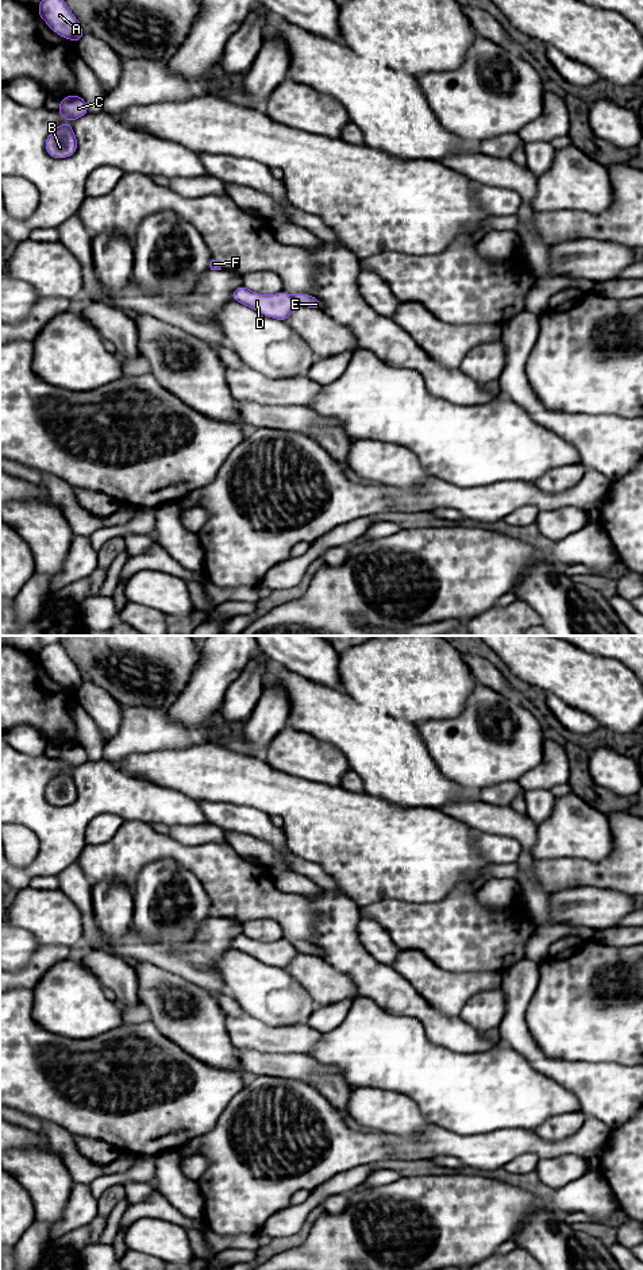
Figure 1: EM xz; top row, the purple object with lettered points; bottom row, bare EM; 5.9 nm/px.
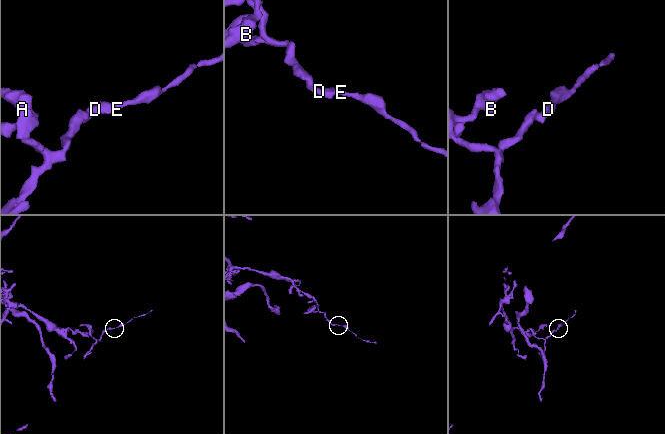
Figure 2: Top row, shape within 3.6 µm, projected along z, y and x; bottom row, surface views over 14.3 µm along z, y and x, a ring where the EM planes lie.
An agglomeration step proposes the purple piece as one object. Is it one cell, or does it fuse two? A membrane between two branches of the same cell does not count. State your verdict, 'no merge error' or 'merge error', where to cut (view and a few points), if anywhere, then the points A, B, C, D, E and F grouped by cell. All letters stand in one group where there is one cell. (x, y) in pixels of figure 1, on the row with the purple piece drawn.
merge error | xz (292, 296), (299, 304) | A B C D F / E

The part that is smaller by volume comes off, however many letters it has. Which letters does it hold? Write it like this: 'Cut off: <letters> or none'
Cut off: E

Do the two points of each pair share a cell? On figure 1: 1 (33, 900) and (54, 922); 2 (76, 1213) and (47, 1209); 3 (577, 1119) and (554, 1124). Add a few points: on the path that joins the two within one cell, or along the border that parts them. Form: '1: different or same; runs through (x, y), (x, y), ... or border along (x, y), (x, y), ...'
1: same; runs through (38, 906), (49, 917)
2: different; border along (74, 1184), (64, 1216), (50, 1227)
3: same; runs through (572, 1123), (559, 1124)

